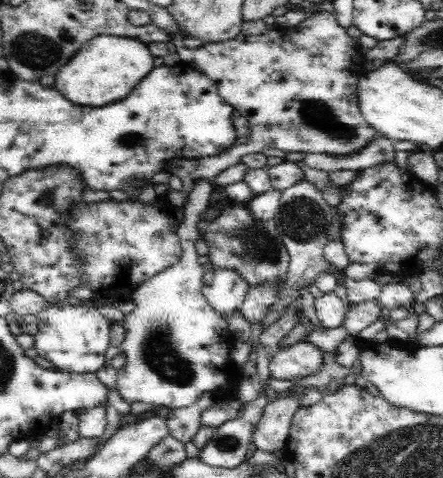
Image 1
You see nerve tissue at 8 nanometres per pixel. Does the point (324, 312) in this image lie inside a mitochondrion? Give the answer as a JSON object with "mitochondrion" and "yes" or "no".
{"mitochondrion":"no"}

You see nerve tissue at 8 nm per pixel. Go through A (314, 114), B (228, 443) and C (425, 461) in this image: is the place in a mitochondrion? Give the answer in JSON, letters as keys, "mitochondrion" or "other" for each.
{"A":"mitochondrion","B":"mitochondrion","C":"mitochondrion"}

